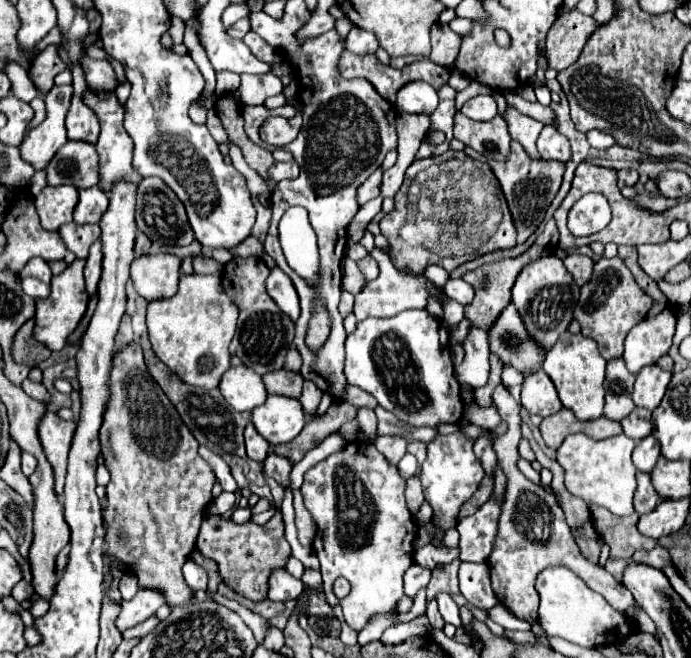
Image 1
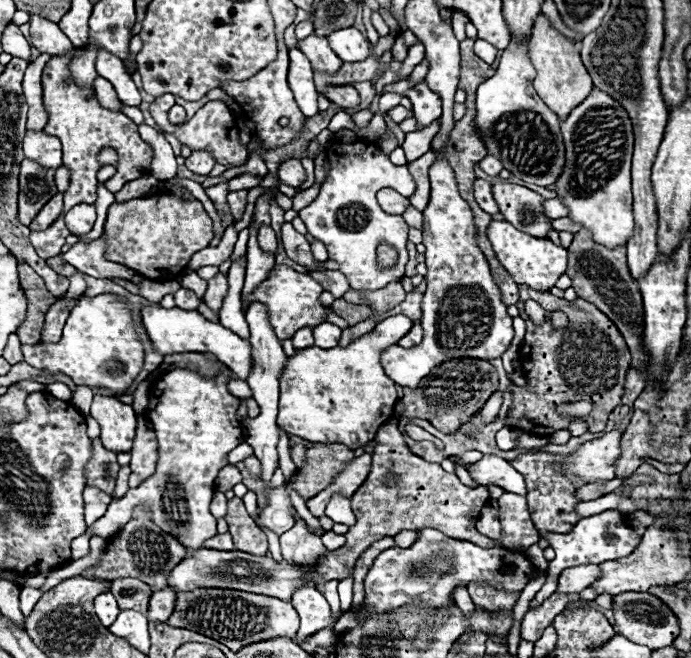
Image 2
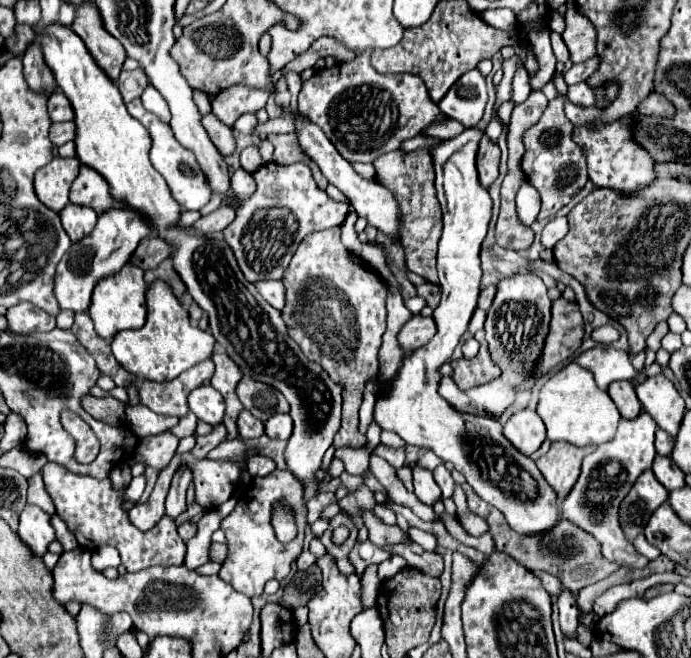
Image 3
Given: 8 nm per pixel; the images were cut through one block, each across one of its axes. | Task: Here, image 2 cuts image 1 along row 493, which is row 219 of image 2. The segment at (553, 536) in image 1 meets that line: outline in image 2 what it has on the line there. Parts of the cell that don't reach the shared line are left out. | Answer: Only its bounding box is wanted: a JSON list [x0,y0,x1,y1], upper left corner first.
[492,182,550,236]

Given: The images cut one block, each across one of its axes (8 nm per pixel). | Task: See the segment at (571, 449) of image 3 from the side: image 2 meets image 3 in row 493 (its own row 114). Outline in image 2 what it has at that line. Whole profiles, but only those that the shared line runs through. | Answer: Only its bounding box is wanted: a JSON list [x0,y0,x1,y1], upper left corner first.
[528,14,592,122]

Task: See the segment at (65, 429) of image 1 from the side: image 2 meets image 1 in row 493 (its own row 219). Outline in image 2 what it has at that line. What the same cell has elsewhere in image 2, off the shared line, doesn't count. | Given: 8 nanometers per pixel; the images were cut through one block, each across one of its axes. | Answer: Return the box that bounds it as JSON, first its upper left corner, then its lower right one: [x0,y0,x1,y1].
[28,214,70,258]

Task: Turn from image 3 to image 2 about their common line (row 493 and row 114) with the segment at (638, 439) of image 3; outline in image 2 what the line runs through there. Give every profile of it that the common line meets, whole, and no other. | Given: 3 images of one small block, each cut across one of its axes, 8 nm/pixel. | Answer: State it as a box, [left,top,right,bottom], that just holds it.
[554,88,634,248]

